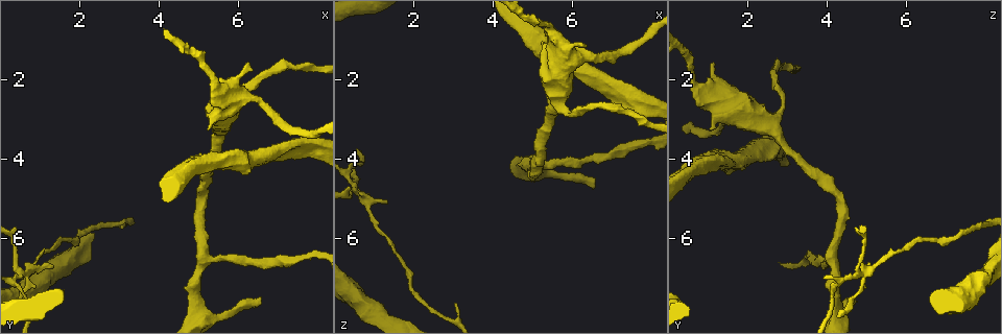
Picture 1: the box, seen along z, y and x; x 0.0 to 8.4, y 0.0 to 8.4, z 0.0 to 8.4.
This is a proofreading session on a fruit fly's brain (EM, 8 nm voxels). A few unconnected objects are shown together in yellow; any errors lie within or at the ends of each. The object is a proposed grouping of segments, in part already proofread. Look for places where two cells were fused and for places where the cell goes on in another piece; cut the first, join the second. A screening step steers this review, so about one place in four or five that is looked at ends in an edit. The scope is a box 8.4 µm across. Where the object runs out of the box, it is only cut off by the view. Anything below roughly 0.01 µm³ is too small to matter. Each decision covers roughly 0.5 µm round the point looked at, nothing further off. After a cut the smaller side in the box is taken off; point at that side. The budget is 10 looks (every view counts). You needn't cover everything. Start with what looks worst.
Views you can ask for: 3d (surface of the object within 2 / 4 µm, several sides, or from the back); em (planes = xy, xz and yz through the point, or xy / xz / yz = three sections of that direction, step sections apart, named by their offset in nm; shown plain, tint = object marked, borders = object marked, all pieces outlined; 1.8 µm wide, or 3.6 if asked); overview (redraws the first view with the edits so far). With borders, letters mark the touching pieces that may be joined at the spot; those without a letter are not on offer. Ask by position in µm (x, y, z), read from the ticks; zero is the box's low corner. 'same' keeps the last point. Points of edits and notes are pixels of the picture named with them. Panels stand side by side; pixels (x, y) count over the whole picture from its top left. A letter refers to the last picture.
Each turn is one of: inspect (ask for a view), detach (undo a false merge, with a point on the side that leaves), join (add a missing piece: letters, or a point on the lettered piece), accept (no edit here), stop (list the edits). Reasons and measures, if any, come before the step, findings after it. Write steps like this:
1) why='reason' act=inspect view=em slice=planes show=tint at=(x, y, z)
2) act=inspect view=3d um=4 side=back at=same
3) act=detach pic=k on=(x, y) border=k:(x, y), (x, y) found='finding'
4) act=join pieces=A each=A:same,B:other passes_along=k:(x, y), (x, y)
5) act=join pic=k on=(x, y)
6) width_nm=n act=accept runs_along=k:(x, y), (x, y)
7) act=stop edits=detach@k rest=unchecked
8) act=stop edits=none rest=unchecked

why='looks like a crossing' act=inspect view=em slice=planes show=tint at=(0.75, 6.80, 5.05)

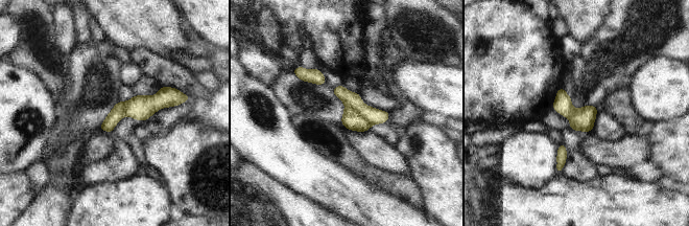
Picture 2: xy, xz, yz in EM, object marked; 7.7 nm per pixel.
why='what lies round it' act=inspect view=em slice=planes show=borders at=same

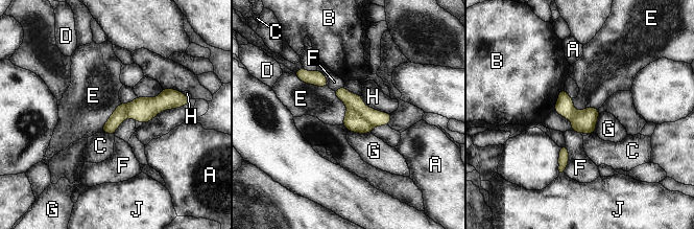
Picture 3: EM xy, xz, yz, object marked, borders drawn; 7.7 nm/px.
act=detach pic=3 on=(376, 118) each=A:other,B:other,C:other,D:other,E:other,F:other,G:other,H:other,J:other part_leaving=3:(337, 92), (375, 118), (388, 118) found='two cells meet here'

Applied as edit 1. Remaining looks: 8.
why='redraw' act=inspect view=overview

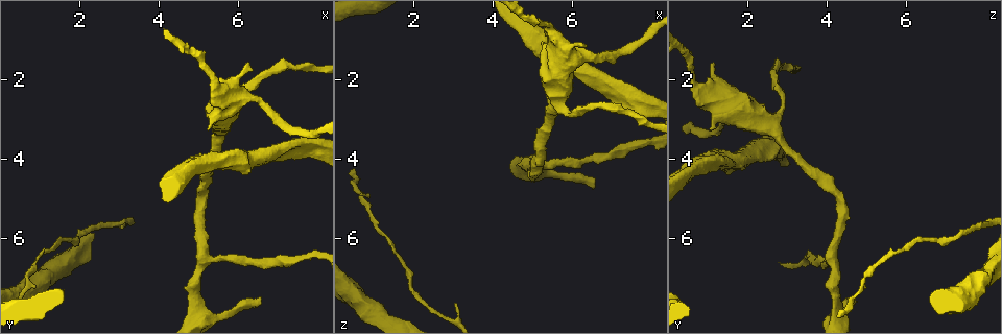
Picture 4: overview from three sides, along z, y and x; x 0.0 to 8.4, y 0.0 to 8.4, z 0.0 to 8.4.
why='free end' act=inspect view=3d um=2 at=(5.20, 3.20, 1.05)

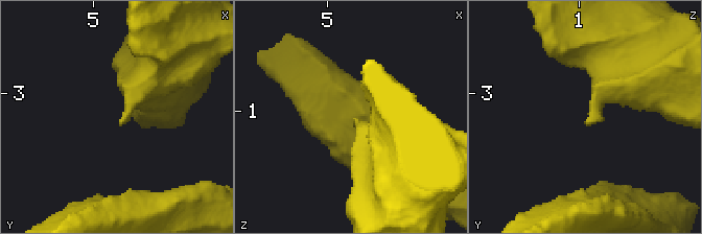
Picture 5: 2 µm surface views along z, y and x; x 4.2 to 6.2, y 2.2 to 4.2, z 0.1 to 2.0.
act=inspect view=em slice=planes show=borders at=(5.22, 3.26, 1.10)

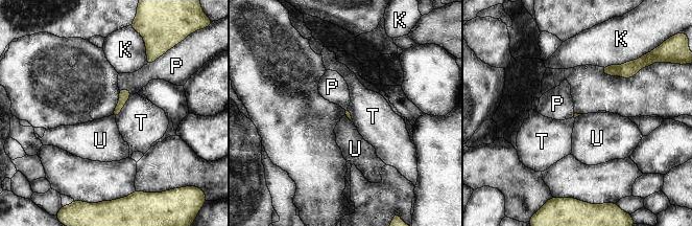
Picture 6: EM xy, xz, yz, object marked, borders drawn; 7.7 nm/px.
act=accept each=K:other,P:other,T:other,U:other border=6:(111, 115), (115, 118) found='none of them fits'

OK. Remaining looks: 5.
why='branch stops here' act=inspect view=3d um=4 at=(6.50, 7.45, 4.55)

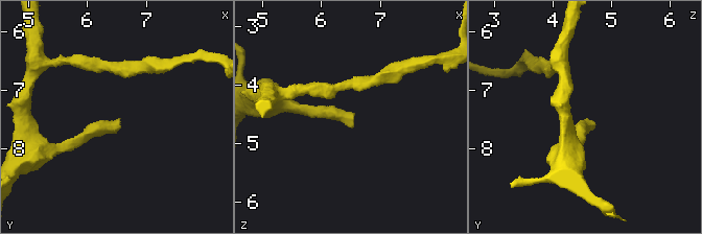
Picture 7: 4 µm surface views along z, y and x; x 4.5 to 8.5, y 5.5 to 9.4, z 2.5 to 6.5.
why='shape alone is not enough' act=inspect view=em slice=planes show=plain at=(6.55, 7.45, 4.60)

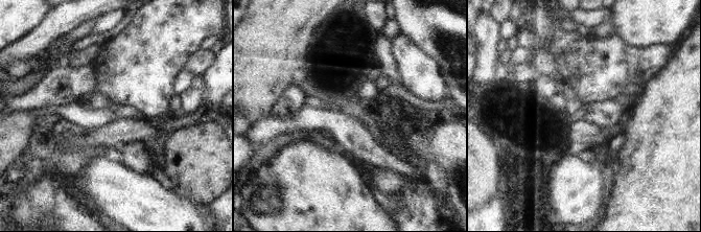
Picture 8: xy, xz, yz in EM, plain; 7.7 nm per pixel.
act=inspect view=em slice=planes show=borders at=same

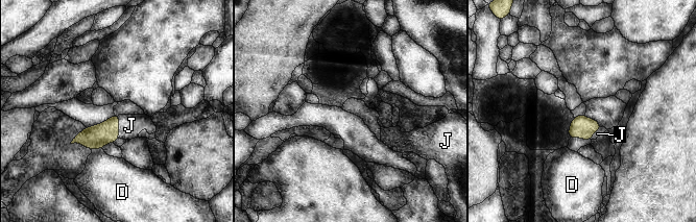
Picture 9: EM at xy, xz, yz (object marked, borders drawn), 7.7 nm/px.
act=join pieces=J each=D:other,J:same passes_along=9:(96, 137), (118, 126), (129, 125) found='the cell continues'

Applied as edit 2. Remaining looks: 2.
act=stop edits=detach@3,join@9 rest=unchecked

